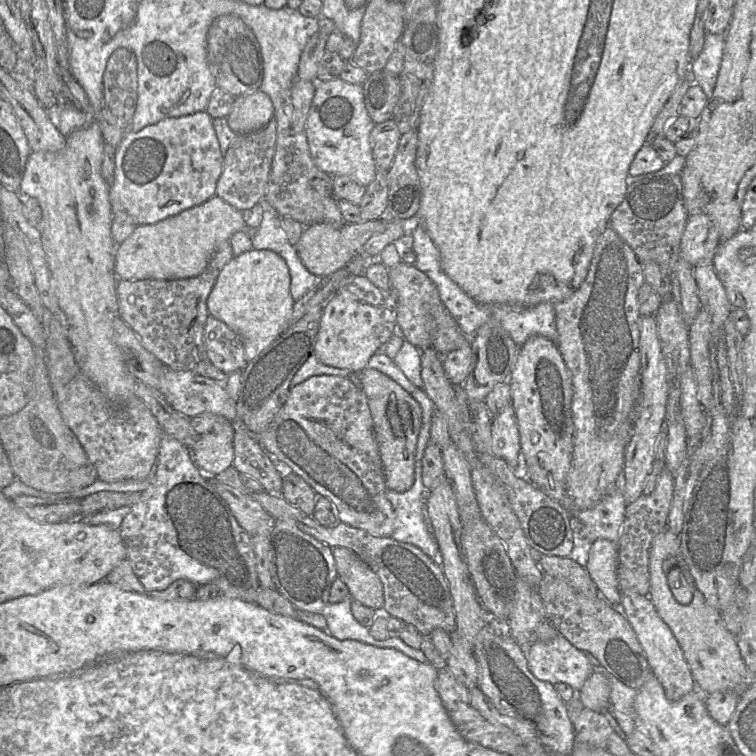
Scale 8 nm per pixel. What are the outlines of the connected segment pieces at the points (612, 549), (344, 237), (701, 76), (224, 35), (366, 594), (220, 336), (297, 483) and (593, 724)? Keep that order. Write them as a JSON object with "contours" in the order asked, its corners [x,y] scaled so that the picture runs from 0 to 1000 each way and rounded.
{"contours":[[[[800,713],[787,716],[775,753],[796,790],[807,800],[819,803],[823,784],[816,765],[817,721]]],[[[504,287],[472,296],[456,295],[452,300],[442,300],[434,295],[403,299],[389,327],[405,356],[426,369],[456,353],[470,337],[480,335],[481,323],[492,311],[508,307],[515,292]]],[[[934,42],[930,65],[913,85],[915,108],[927,115],[937,131],[947,114],[956,69],[958,46]]],[[[312,20],[288,22],[274,46],[274,83],[287,115],[310,128],[344,118],[349,103],[349,85],[344,60],[332,37]]],[[[440,725],[448,765],[462,780],[462,790],[500,811],[507,808],[507,774],[501,763],[460,725]]],[[[278,415],[271,429],[270,458],[279,480],[300,496],[320,489],[327,480],[319,446]]],[[[385,623],[374,632],[372,656],[402,680],[414,683],[419,653],[396,628]]],[[[765,922],[750,931],[750,944],[758,958],[762,981],[802,991],[806,974],[812,968],[799,942],[775,937]]]]}

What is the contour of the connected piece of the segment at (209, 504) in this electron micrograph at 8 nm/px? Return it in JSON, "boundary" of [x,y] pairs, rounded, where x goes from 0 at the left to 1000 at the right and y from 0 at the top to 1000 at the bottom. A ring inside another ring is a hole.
{"boundary":[[[216,575],[210,589],[201,636],[193,647],[187,649],[184,663],[172,671],[173,676],[163,687],[157,702],[167,724],[167,739],[171,742],[176,757],[190,778],[194,780],[217,780],[230,769],[235,766],[246,766],[255,770],[258,774],[270,774],[275,771],[283,772],[290,778],[291,788],[337,798],[339,783],[344,778],[344,771],[339,754],[339,737],[335,725],[333,709],[317,696],[300,665],[284,648],[278,631],[272,630],[272,627],[261,618],[249,590],[226,577]]]}

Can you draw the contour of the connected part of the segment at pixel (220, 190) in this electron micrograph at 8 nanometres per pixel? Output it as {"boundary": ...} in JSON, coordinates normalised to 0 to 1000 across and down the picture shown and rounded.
{"boundary":[[[362,156],[340,175],[315,179],[298,202],[295,226],[286,246],[286,258],[319,280],[349,263],[365,185],[366,164]]]}

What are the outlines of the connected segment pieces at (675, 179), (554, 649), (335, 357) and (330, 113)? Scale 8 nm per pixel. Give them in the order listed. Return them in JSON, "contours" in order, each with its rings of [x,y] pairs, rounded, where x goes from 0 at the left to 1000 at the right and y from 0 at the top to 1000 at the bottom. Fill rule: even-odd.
{"contours":[[[[901,231],[864,233],[829,246],[823,267],[808,283],[806,299],[833,325],[848,348],[866,347],[886,362],[899,340],[899,323],[910,286]]],[[[742,840],[724,849],[705,849],[693,858],[693,864],[698,884],[710,898],[731,907],[751,905],[762,918],[786,890],[786,881],[774,862],[761,857]]],[[[450,382],[426,411],[414,470],[430,483],[475,493],[488,475],[520,443],[525,442],[520,385],[511,388],[511,402],[493,405],[474,397],[458,382]]],[[[450,103],[422,108],[405,161],[405,179],[414,214],[438,233],[456,231],[485,247],[500,225],[489,187],[495,167],[484,144],[480,112],[463,111]]]]}

